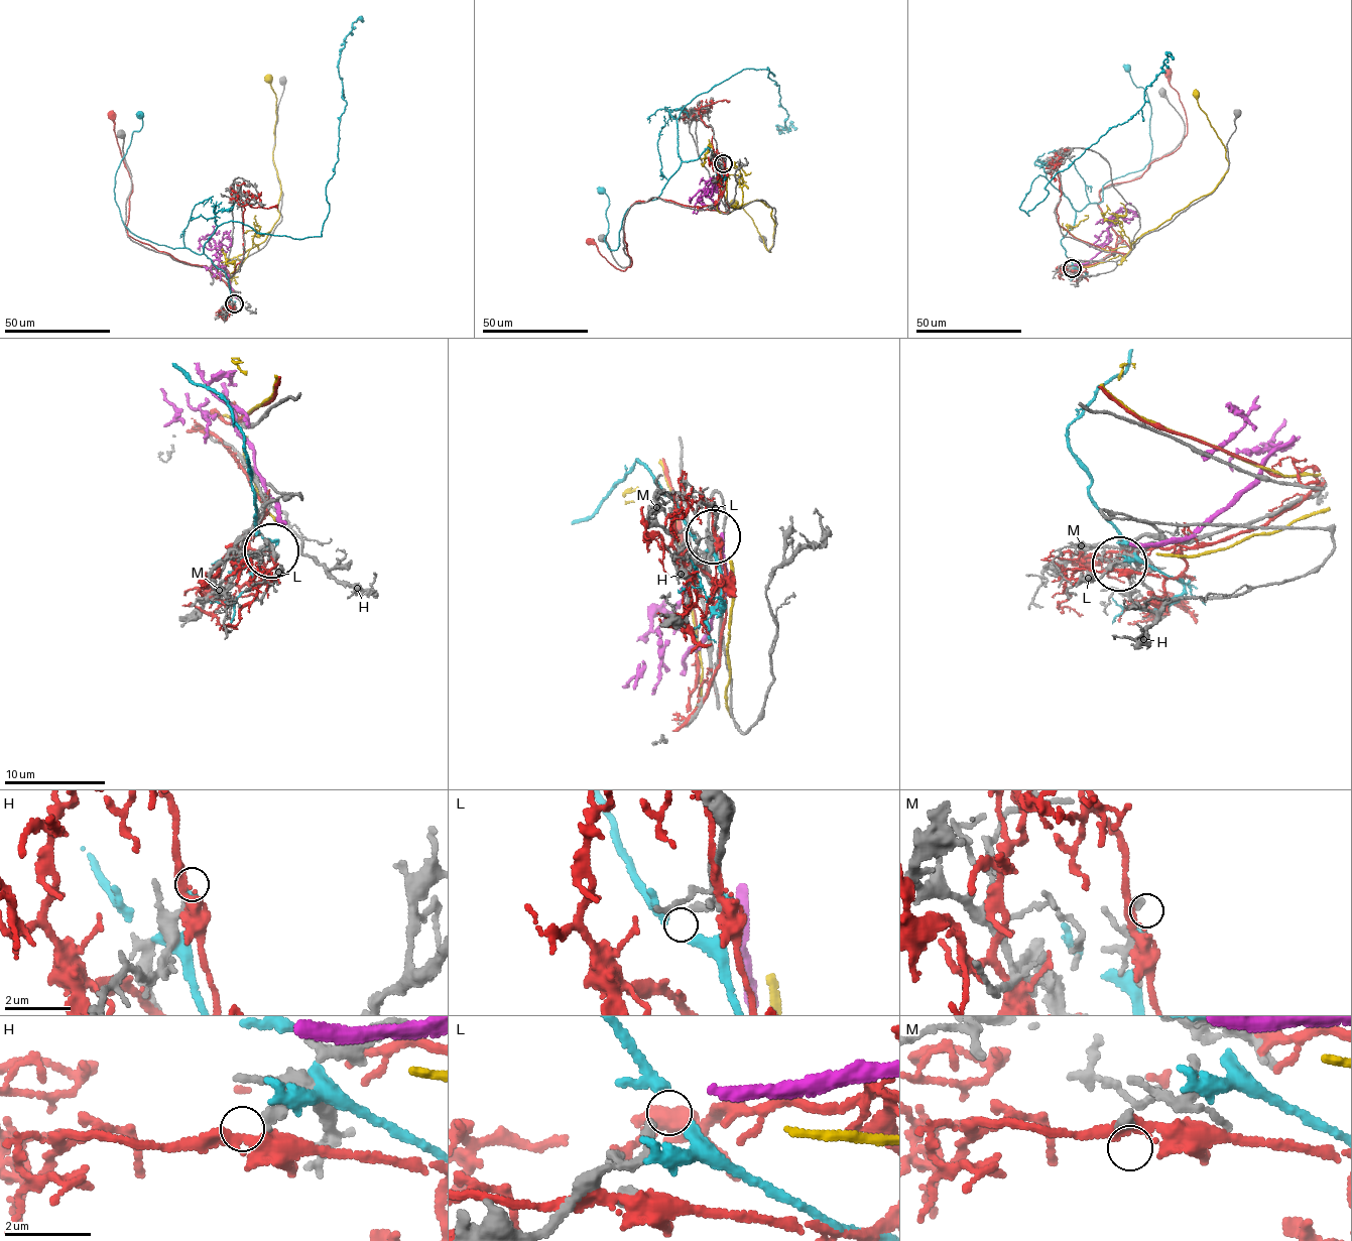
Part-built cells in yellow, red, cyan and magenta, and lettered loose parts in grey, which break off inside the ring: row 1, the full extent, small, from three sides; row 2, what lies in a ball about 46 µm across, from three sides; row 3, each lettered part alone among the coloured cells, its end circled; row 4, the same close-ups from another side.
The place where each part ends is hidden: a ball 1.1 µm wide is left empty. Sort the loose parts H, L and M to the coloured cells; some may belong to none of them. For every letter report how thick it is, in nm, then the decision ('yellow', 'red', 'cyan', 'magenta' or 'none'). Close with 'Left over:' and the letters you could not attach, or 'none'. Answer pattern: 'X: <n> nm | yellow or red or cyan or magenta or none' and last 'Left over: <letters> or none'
H: 240 nm | none
L: 200 nm | none
M: 200 nm | none
Left over: H, L, M

